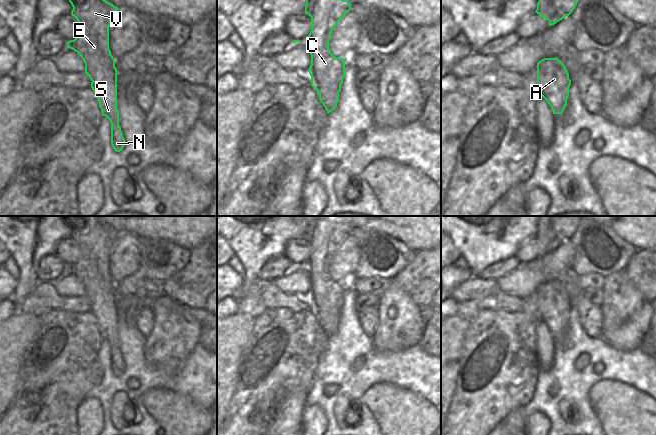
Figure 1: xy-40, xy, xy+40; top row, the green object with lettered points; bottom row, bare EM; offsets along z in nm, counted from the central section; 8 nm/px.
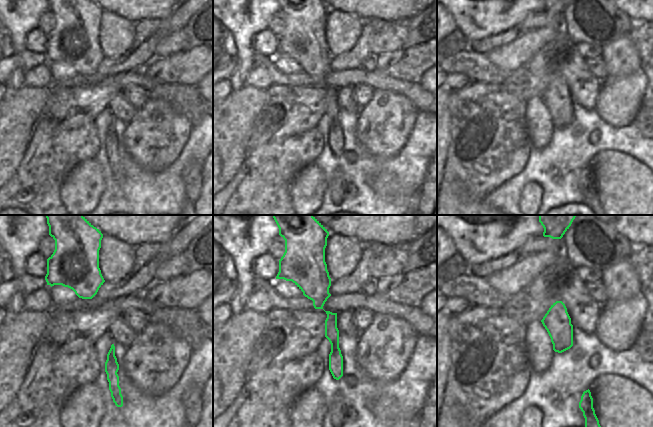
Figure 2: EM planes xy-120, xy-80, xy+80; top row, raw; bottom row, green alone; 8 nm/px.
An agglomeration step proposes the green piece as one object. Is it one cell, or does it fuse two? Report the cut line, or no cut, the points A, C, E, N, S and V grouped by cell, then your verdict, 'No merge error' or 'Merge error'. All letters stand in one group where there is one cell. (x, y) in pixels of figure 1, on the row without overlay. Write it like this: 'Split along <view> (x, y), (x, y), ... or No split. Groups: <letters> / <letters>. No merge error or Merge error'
Split along xy (316, 305), (322, 311), (332, 311), (338, 316). Groups: A C E V / N S. Merge error

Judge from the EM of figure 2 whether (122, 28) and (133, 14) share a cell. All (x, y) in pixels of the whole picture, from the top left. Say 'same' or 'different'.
different

